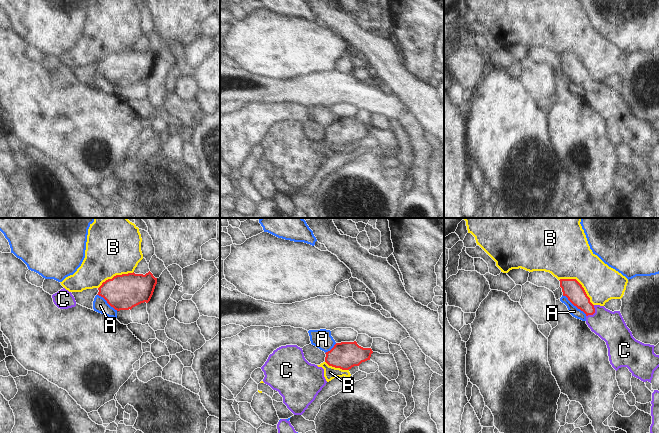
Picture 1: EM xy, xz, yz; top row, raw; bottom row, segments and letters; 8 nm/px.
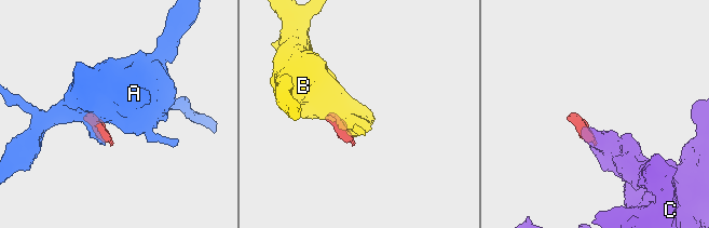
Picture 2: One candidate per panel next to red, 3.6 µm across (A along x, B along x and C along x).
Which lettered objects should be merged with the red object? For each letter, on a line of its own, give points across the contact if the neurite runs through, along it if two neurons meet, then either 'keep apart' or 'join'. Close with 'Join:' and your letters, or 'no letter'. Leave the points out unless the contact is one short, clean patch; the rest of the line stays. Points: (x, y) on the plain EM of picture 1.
A: border along yz (562, 71), (586, 91); keep apart
B: keep apart
C: runs through yz (573, 66), (593, 89), (610, 102); join
Join: C

